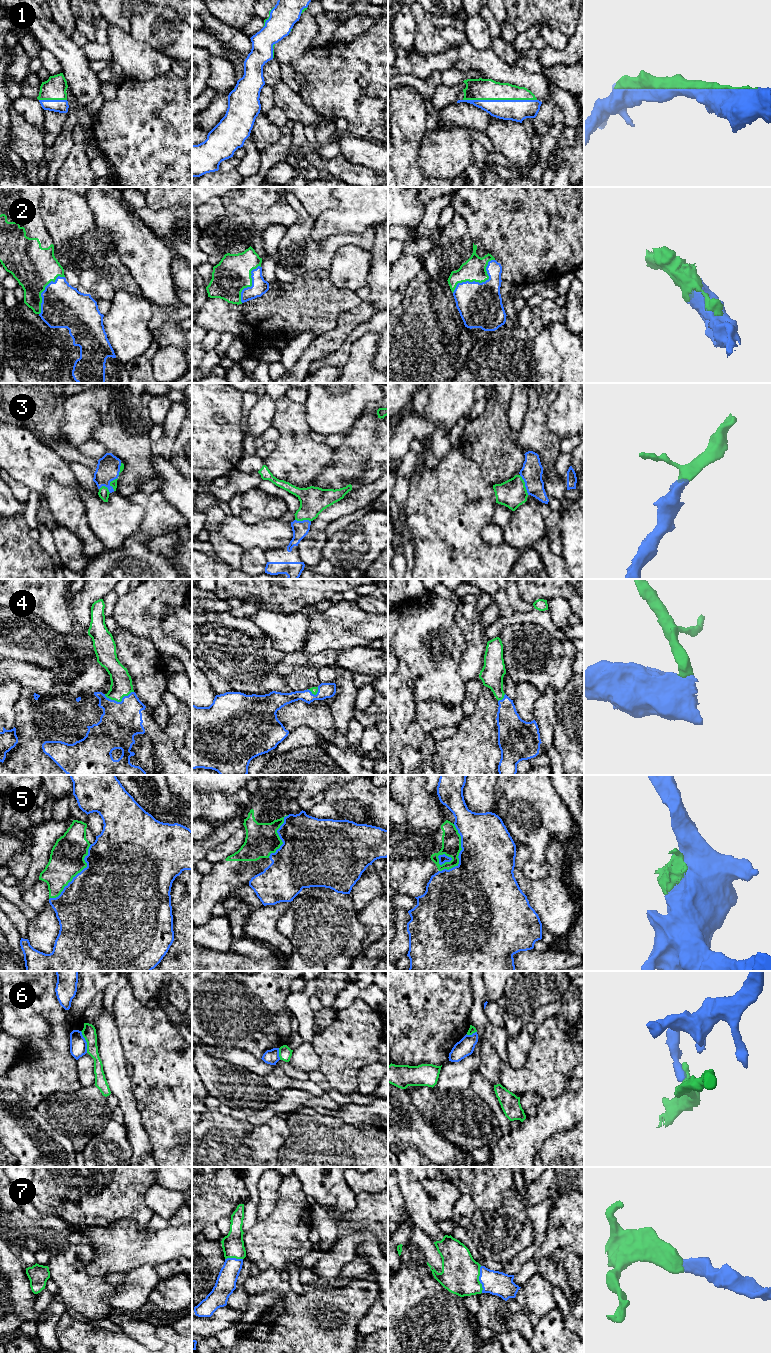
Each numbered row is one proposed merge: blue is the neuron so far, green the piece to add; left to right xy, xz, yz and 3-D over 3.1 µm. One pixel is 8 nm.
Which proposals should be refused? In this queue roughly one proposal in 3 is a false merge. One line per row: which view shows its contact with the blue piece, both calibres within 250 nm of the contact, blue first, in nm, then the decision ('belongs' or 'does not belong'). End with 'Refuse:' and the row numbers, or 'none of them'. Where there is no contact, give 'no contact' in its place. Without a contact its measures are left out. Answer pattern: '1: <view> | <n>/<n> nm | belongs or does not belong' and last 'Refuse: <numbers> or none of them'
1: yz | 180/180 nm | belongs
2: yz | 360/190 nm | belongs
3: yz | 170/220 nm | belongs
4: xy | 320/180 nm | belongs
5: xy | 500/280 nm | does not belong
6: xy | 140/110 nm | does not belong
7: yz | 190/300 nm | belongs
Refuse: 5, 6

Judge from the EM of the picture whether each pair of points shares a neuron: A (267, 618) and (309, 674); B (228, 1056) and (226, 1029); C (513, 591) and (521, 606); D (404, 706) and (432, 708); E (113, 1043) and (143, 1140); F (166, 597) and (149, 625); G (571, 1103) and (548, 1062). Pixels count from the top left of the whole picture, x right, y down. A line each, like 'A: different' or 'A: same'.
A: different
B: different
C: same
D: different
E: same
F: same
G: different

